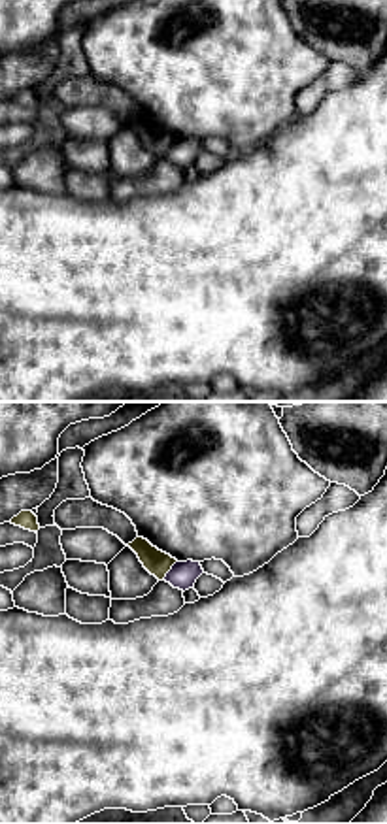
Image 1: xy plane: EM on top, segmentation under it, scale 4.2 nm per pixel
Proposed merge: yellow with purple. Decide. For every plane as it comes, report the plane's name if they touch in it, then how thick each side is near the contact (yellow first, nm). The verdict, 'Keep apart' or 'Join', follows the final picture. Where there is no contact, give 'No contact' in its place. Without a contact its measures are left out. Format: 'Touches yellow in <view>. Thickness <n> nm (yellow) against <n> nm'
Touches yellow in xy. Thickness 110 nm (yellow) against 120 nm

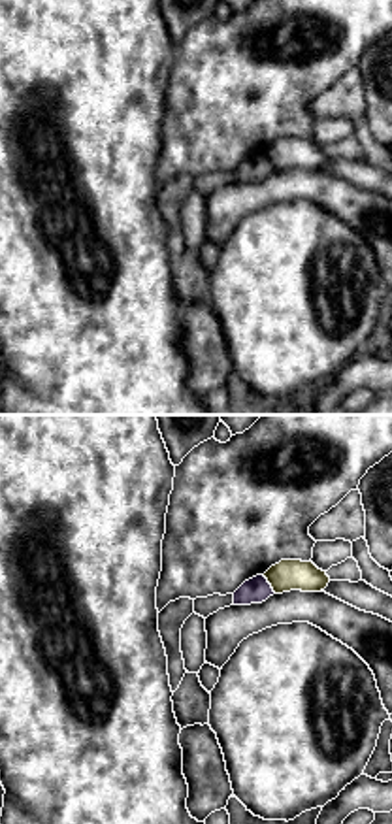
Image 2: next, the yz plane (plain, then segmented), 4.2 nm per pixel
Touches yellow in yz. Thickness 130 nm (yellow) against 110 nm

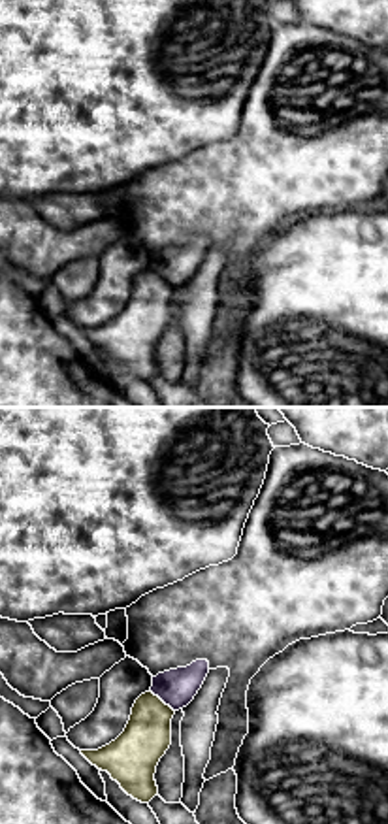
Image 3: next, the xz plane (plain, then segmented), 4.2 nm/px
Touches yellow in xz. Thickness 200 nm (yellow) against 160 nm

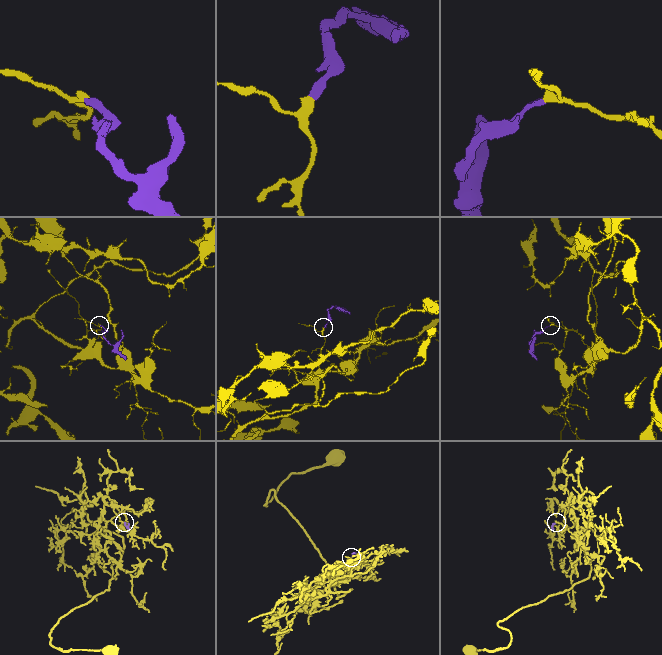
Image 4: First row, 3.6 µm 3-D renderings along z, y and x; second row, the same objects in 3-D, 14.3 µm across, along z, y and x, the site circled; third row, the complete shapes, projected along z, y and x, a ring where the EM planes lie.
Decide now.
Keep apart

